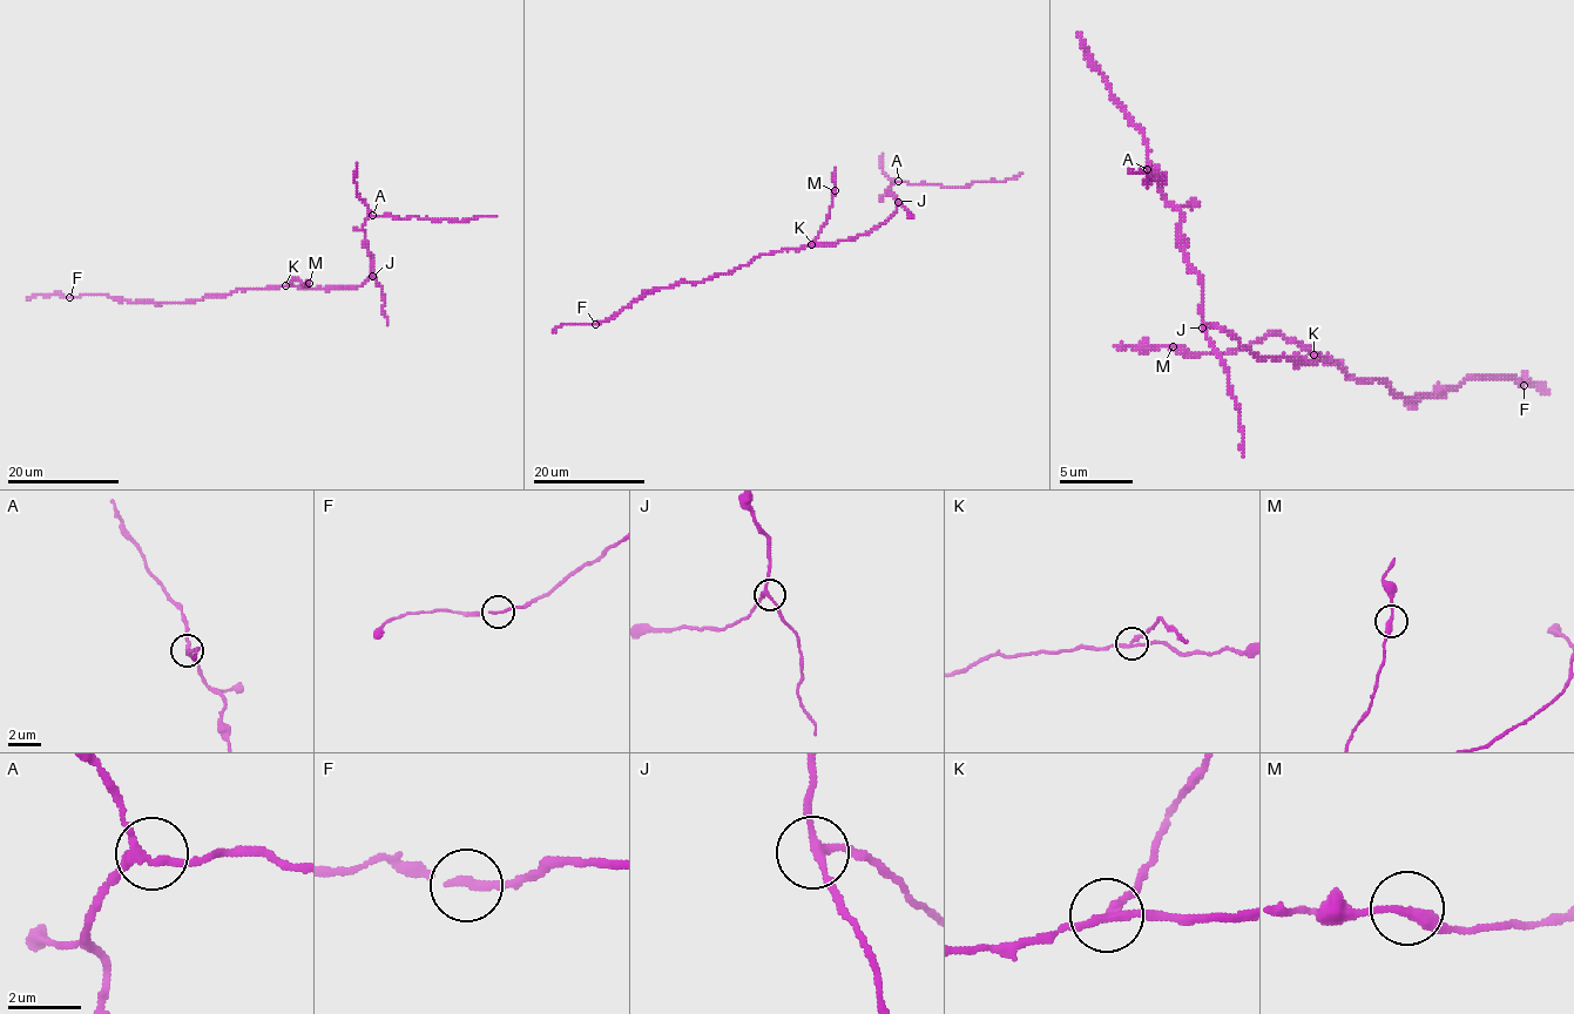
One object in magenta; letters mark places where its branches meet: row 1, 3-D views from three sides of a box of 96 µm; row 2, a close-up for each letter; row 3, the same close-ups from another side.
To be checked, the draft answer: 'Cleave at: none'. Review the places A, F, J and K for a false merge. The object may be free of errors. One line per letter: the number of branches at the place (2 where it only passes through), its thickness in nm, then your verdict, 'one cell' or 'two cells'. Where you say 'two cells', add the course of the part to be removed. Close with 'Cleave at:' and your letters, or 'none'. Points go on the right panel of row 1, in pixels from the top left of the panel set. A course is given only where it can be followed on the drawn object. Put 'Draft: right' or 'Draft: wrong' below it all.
A: 3 | 240 nm | one cell
F: 2 | 160 nm | one cell
J: 3 | 180 nm | one cell
K: 3 | 200 nm | two cells | (1314, 353), (1272, 335), (1224, 353), (1184, 353), (1169, 346), (1114, 346)
Cleave at: K
Draft: wrong

